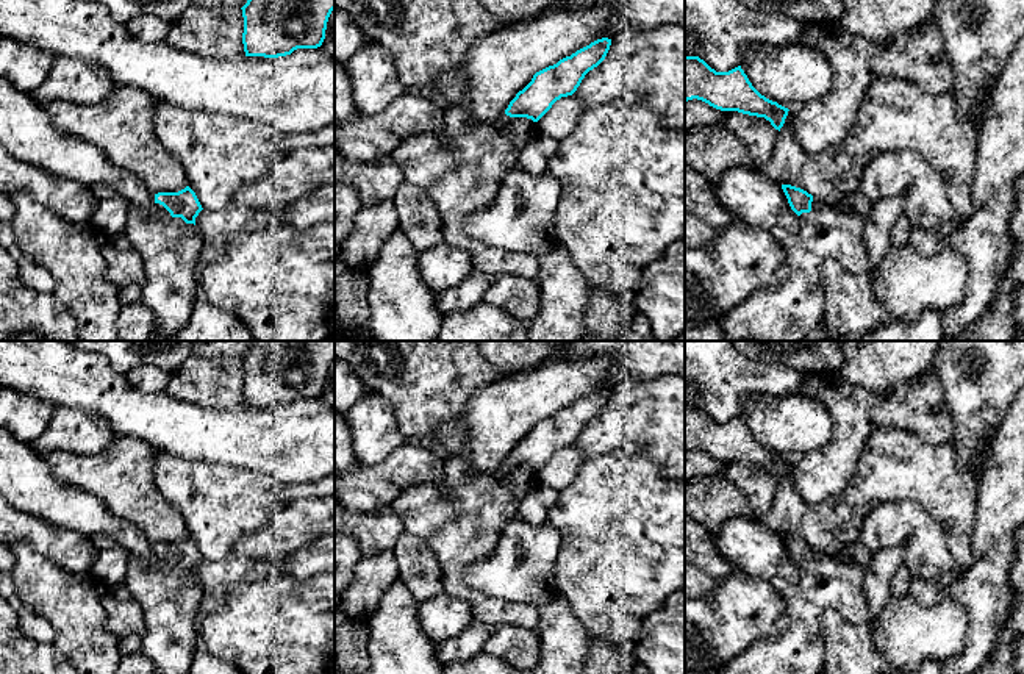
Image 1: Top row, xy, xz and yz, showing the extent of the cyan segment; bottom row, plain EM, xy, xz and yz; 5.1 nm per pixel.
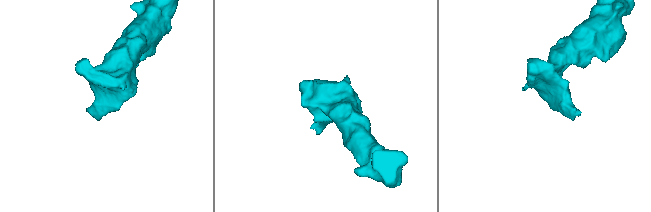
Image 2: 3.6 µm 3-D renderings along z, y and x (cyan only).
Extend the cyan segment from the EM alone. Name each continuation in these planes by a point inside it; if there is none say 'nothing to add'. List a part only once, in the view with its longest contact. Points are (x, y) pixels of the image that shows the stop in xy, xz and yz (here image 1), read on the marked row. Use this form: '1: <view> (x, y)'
1: xy (169, 247)

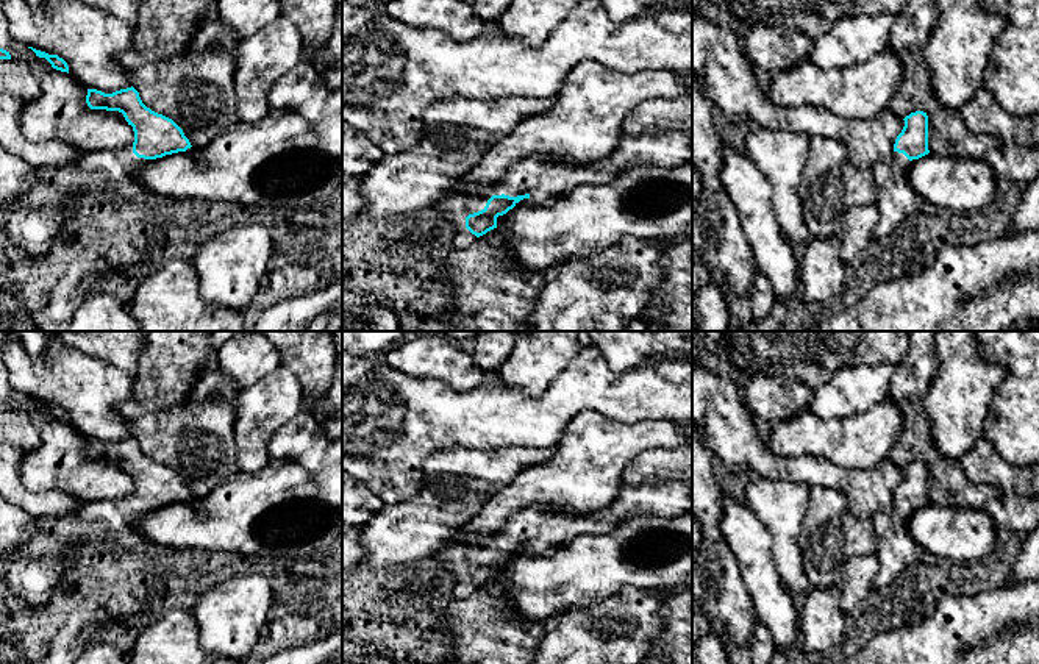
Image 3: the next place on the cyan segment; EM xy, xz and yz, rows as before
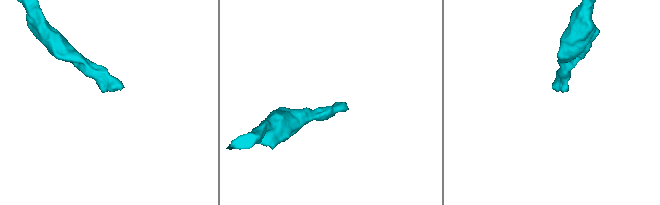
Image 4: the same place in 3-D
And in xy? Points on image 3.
1: xy (117, 167)

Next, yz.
1: yz (896, 199)

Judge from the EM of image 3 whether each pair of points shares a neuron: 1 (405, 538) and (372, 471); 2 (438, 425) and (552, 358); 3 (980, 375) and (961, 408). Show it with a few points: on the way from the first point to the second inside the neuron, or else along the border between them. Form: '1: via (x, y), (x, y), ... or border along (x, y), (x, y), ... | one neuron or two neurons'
1: border along (421, 485), (413, 496), (385, 506) | two neurons
2: border along (500, 383), (519, 388), (531, 396), (541, 394) | two neurons
3: via (972, 383), (961, 394), (961, 400) | one neuron

